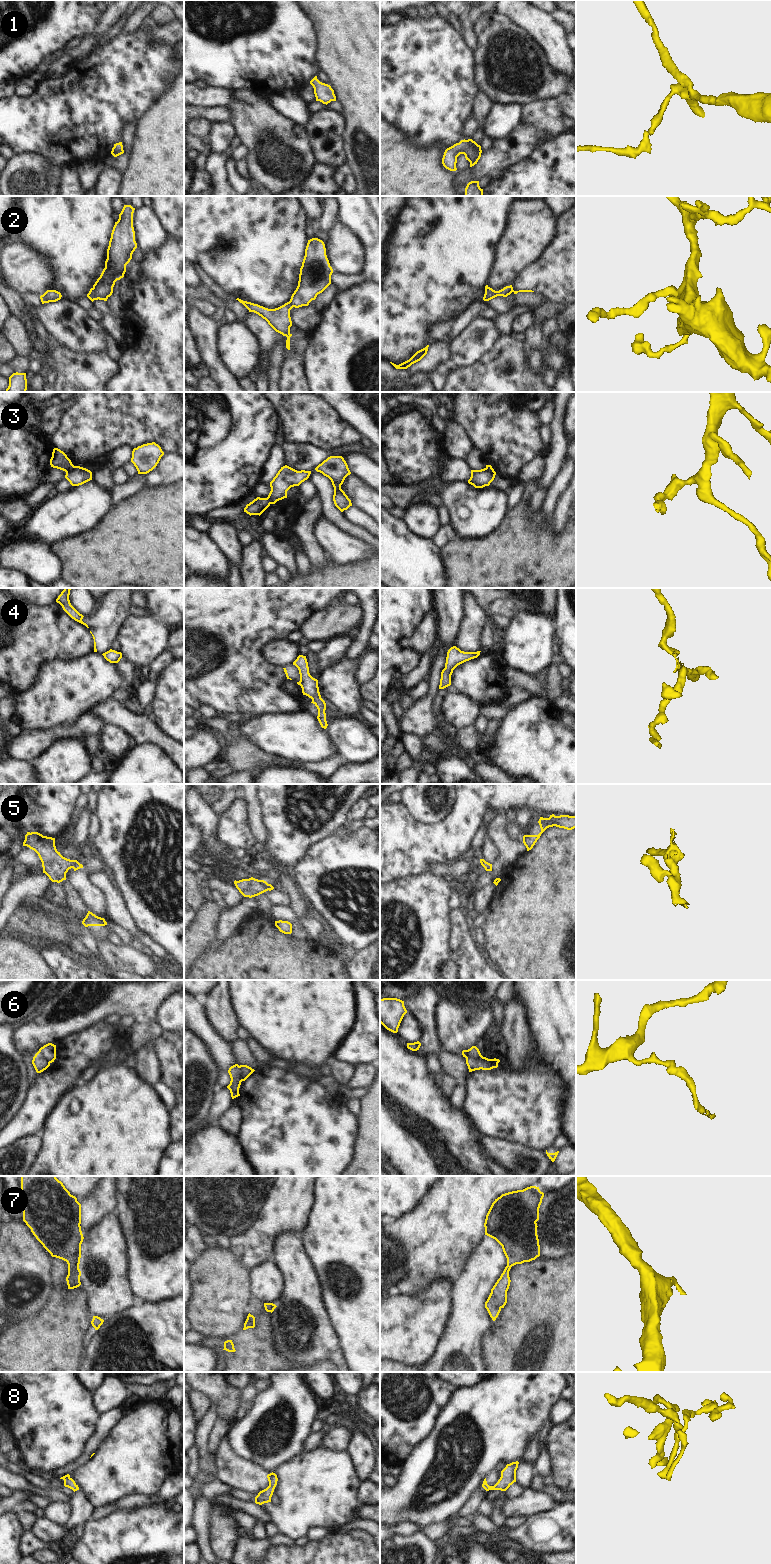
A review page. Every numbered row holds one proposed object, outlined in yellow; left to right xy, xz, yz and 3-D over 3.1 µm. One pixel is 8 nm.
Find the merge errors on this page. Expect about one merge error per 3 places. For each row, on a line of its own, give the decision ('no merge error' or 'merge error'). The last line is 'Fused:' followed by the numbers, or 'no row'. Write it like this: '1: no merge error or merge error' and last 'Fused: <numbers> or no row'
1: no merge error
2: merge error
3: merge error
4: merge error
5: no merge error
6: merge error
7: no merge error
8: no merge error
Fused: 2, 3, 4, 6

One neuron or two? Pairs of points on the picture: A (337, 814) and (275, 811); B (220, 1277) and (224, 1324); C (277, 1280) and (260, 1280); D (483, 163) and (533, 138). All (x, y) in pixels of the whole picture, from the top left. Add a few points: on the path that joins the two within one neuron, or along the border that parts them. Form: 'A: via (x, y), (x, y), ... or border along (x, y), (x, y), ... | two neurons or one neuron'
A: via (322, 827), (306, 835), (290, 823) | one neuron
B: via (221, 1289), (221, 1312) | one neuron
C: via (273, 1280), (264, 1280) | one neuron
D: via (495, 157), (513, 149), (521, 142) | one neuron

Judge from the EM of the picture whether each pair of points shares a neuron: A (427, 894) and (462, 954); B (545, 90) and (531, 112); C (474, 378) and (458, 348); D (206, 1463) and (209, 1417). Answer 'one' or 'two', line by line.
A: two
B: two
C: two
D: one

